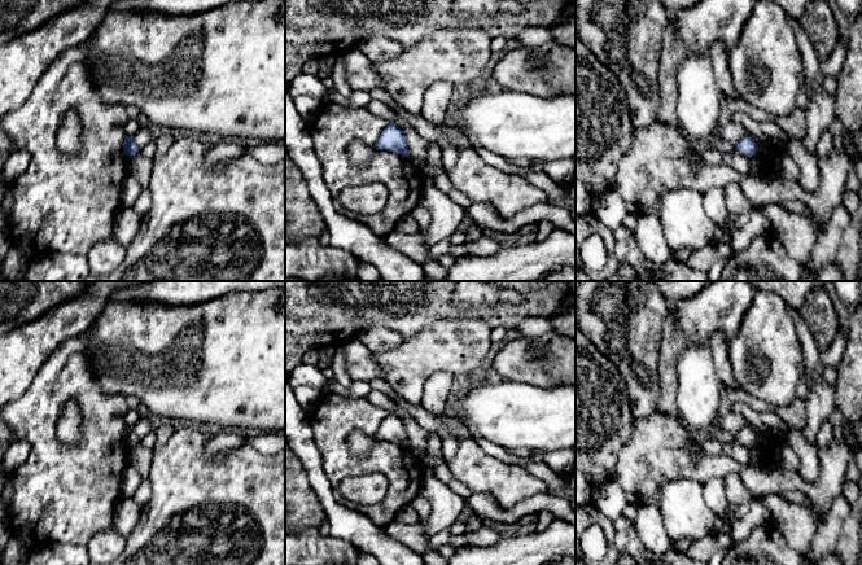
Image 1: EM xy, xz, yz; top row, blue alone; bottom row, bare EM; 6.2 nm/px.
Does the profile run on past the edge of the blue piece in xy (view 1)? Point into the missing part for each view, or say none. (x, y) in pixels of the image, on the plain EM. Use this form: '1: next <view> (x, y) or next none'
1: next none

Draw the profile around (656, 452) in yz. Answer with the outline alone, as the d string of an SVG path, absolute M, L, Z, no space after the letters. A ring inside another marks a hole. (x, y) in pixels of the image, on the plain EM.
M655 411L647 417L634 419L633 433L613 473L627 503L640 505L644 499L657 495L662 485L679 478L704 485L728 473L740 474L749 465L763 472L778 468L758 446L749 447L749 464L741 465L725 454L710 456L688 451L687 444L693 439L695 432L677 417Z

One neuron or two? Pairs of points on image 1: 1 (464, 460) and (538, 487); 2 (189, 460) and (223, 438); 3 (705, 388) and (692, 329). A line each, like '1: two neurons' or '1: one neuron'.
1: one neuron
2: two neurons
3: two neurons

